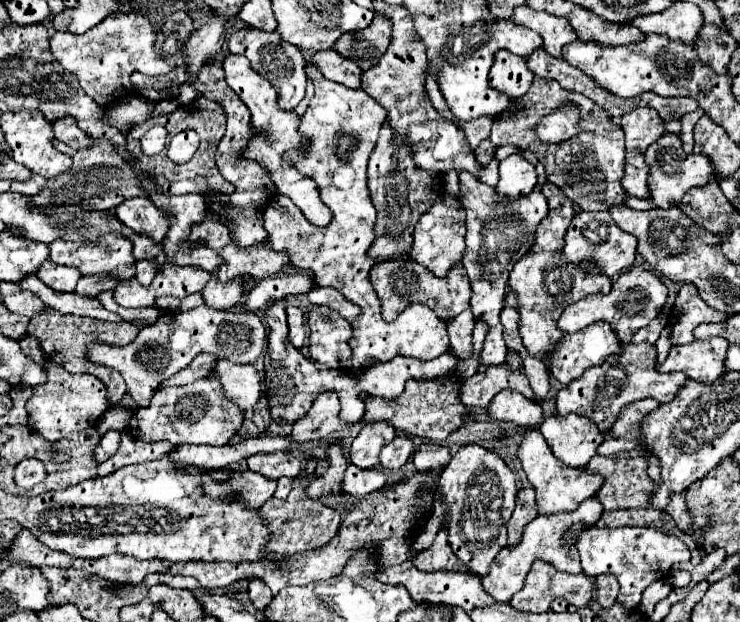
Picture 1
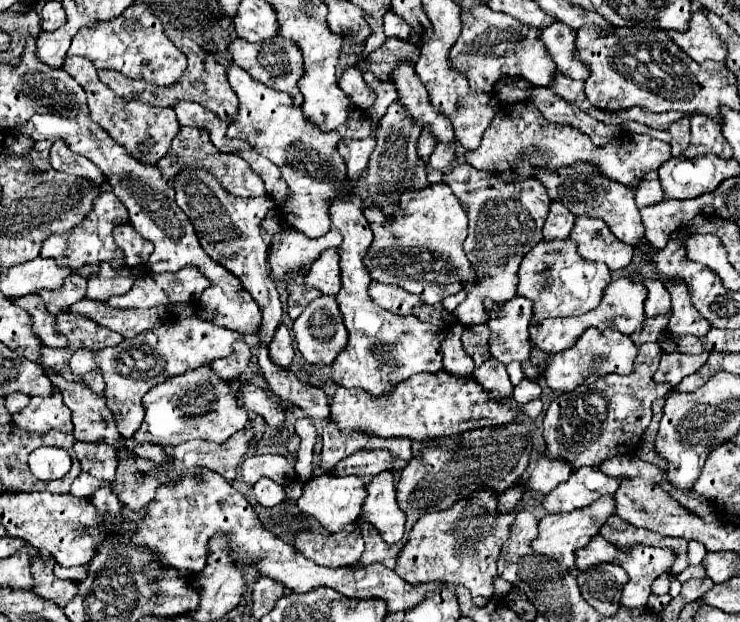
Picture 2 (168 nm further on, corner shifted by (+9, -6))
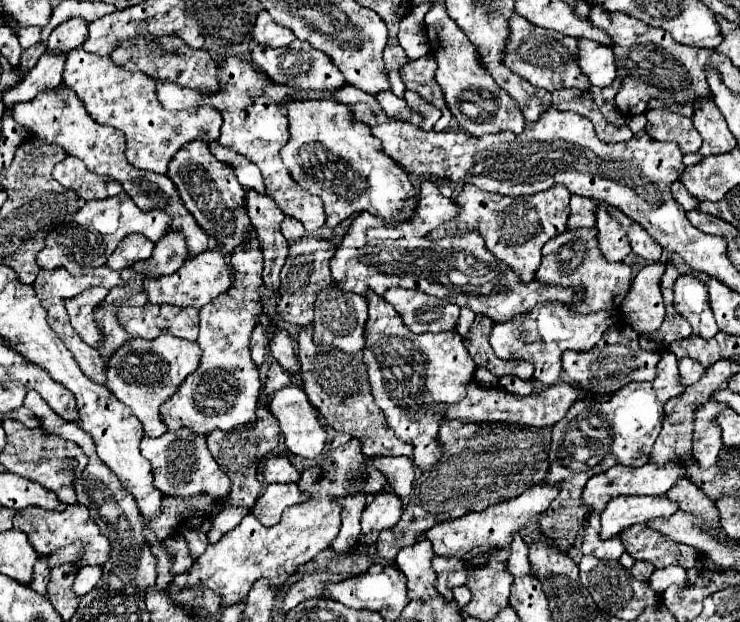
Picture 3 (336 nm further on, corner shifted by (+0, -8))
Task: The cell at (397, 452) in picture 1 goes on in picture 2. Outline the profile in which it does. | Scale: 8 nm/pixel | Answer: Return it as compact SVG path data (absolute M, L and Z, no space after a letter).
M384 471L368 483L368 497L362 505L362 521L372 523L386 543L396 543L404 535L404 513L396 503L392 471Z

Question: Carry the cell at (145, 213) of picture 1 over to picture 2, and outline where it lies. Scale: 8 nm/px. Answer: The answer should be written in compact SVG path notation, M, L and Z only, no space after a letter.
M120 223L116 225L116 229L112 231L112 237L116 241L116 245L124 251L126 257L126 265L134 267L134 265L144 265L150 257L150 253L154 251L152 243L148 239L144 239L132 225L128 223Z

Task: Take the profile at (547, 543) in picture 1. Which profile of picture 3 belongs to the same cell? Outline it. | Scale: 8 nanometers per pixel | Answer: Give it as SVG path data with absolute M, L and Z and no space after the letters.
M661 495L661 497L617 497L607 503L601 513L601 539L619 535L623 529L635 523L647 523L655 517L671 517L679 505Z

